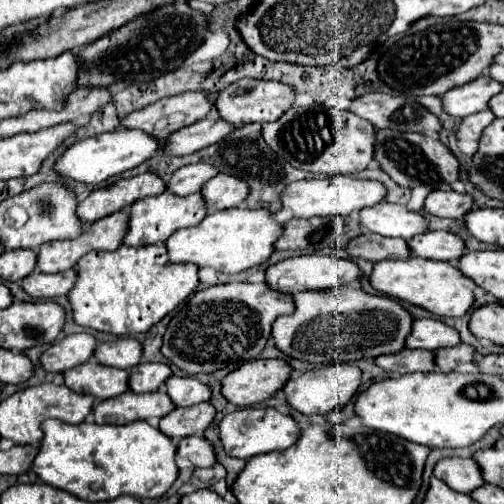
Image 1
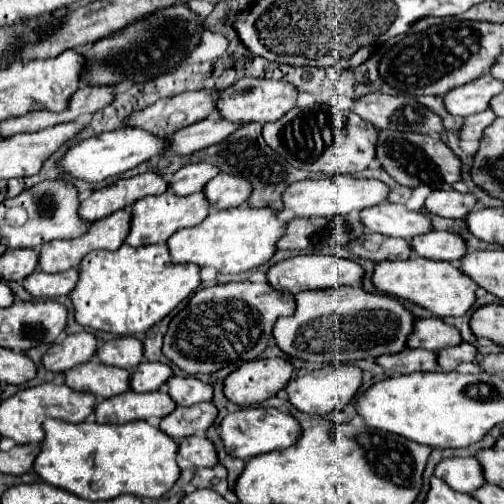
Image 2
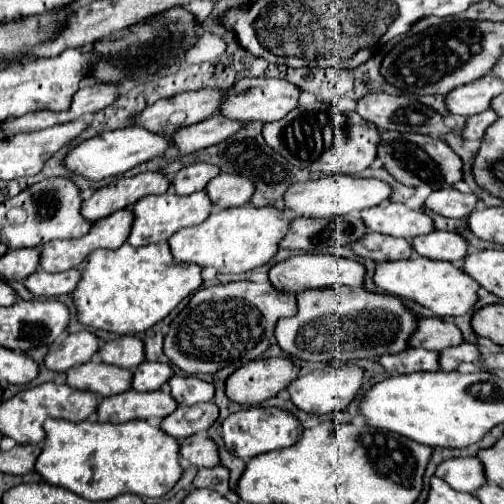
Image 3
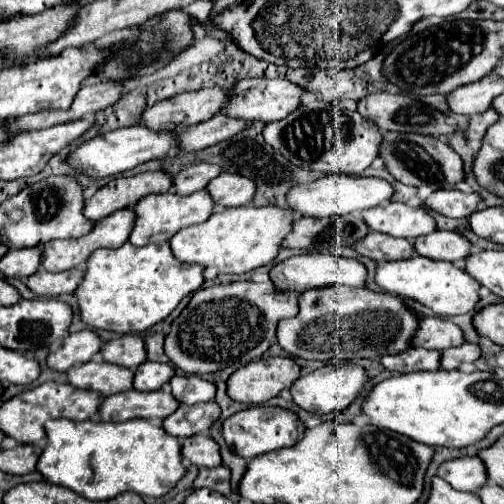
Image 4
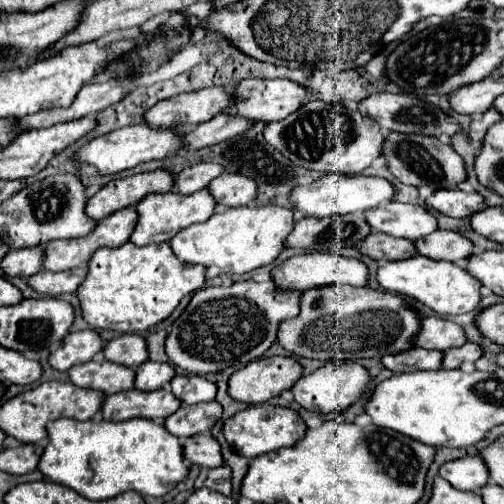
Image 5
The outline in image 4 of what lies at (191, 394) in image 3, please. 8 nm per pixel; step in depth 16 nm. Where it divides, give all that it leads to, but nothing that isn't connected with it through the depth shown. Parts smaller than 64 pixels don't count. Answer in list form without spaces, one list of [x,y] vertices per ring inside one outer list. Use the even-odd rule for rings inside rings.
[[[174,376],[170,380],[170,392],[176,396],[180,404],[198,404],[198,402],[210,402],[214,400],[216,388],[214,384],[198,378],[198,376]]]

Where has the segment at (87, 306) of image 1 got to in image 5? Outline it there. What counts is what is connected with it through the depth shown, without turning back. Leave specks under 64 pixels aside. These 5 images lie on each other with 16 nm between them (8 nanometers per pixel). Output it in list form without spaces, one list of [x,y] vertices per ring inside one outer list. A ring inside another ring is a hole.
[[[126,242],[120,248],[100,248],[88,260],[86,278],[76,290],[82,318],[92,328],[116,330],[120,334],[148,330],[168,318],[184,296],[204,286],[204,272],[206,268],[200,264],[180,262],[168,242],[150,246]]]

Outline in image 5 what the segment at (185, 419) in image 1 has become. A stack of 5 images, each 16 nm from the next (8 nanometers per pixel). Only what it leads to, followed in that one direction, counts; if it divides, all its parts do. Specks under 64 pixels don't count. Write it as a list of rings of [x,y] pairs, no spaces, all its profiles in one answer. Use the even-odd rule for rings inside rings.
[[[212,400],[194,406],[180,406],[172,416],[164,420],[164,428],[178,438],[188,438],[200,432],[208,432],[222,416],[222,406]]]

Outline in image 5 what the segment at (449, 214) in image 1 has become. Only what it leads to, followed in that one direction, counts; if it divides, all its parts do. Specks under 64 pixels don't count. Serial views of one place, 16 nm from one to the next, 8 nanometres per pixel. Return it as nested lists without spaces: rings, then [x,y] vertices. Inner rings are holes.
[[[458,188],[450,190],[436,190],[426,198],[426,206],[450,216],[450,218],[468,218],[474,212],[478,212],[484,204],[484,198],[476,192],[462,192]]]

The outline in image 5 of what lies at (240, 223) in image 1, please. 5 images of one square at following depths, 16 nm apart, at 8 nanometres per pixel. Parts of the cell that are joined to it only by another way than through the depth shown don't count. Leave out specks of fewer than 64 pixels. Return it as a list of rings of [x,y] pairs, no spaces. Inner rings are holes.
[[[274,204],[224,208],[206,222],[180,230],[172,240],[172,252],[178,260],[202,266],[218,266],[224,274],[246,274],[254,268],[272,264],[282,250],[282,242],[292,232],[292,210]]]

